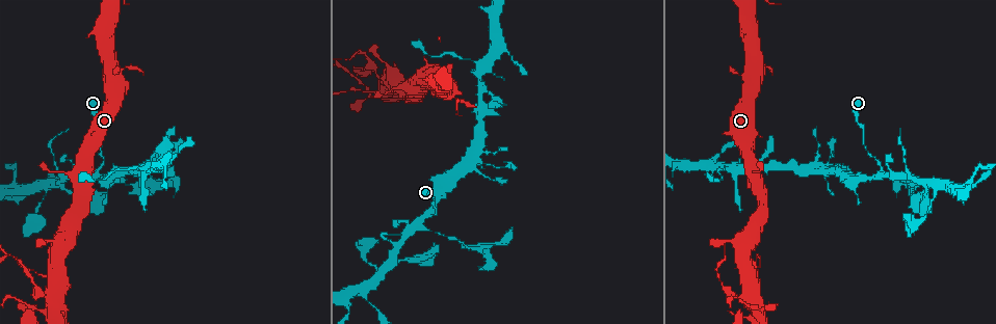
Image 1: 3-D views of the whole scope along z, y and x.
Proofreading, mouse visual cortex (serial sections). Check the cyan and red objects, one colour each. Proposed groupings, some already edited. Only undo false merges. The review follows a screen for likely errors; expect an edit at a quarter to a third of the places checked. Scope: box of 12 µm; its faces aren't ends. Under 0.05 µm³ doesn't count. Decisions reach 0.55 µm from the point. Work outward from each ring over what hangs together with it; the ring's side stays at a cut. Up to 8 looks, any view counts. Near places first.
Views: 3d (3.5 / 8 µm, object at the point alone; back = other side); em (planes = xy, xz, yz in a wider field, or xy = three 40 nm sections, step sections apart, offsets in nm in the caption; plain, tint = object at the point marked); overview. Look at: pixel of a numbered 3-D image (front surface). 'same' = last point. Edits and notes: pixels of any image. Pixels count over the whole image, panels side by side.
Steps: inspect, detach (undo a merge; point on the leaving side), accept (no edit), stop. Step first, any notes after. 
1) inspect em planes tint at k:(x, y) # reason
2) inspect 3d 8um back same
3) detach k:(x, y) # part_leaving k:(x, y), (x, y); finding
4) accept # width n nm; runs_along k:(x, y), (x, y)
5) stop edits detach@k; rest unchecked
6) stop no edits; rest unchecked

inspect 3d 3.5um at 1:(743, 247)

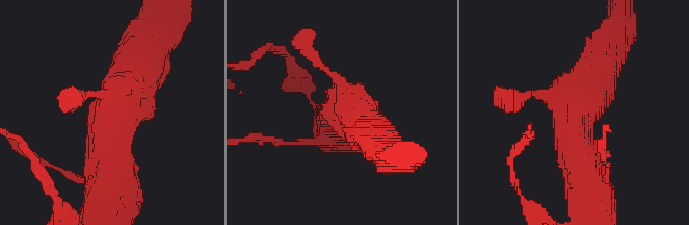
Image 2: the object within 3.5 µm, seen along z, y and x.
accept # runs_along 2:(148, 53), (115, 105), (112, 175); continuous, no second cell

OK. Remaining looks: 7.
inspect 3d 3.5um at 1:(752, 299)

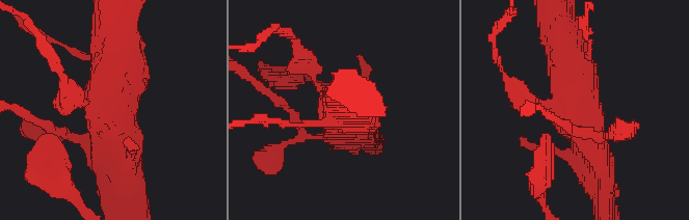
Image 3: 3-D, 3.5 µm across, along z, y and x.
inspect em planes tint at 3:(580, 113)

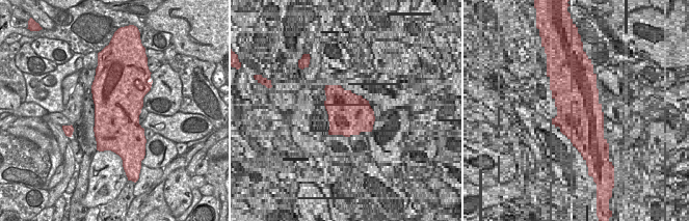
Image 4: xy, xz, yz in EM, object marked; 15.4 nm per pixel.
accept # runs_along 3:(561, 30), (572, 97), (601, 144); one cell here

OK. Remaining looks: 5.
inspect 3d 3.5um back at 1:(97, 174) # a narrow waist

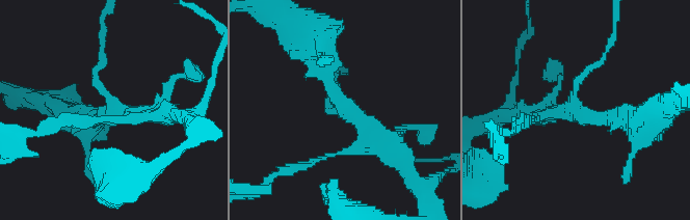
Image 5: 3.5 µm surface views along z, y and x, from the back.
inspect em planes tint at 5:(114, 109) # arms 4; arm_widths 150, 150, 250, 300 nm; now the EM

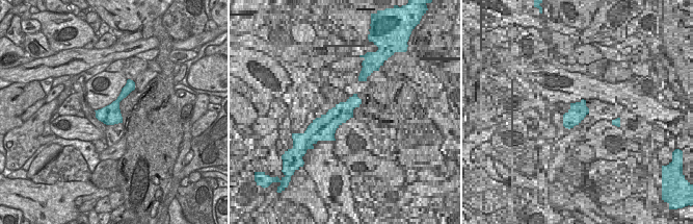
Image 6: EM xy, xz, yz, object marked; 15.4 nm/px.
inspect em xy step 1 tint same

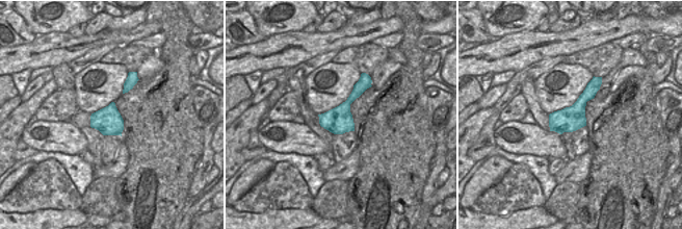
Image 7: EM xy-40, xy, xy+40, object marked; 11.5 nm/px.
accept # runs_along 7:(598, 79), (581, 102), (552, 128); continuous, no second cell

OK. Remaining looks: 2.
stop no edits; rest unchecked

